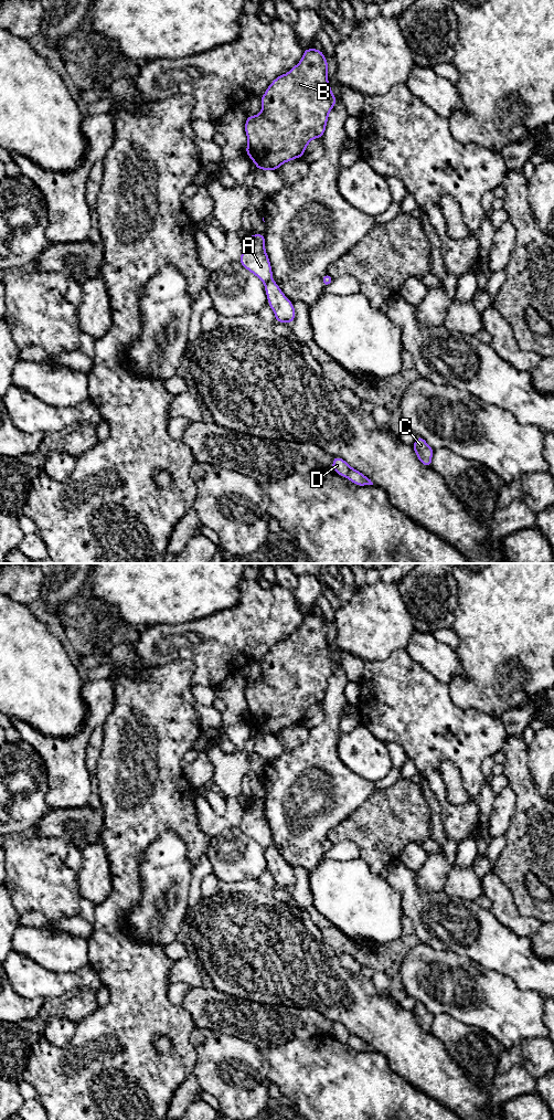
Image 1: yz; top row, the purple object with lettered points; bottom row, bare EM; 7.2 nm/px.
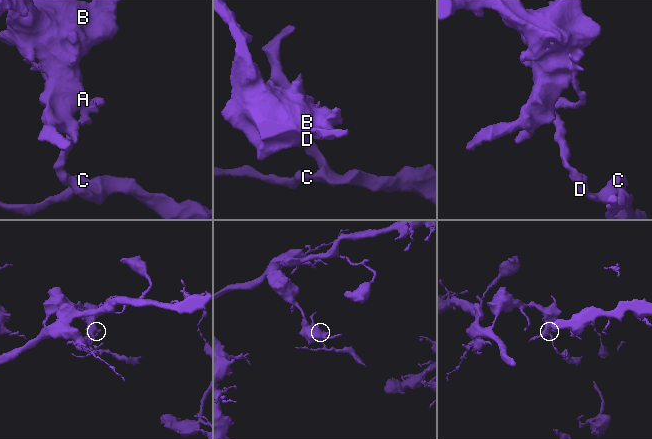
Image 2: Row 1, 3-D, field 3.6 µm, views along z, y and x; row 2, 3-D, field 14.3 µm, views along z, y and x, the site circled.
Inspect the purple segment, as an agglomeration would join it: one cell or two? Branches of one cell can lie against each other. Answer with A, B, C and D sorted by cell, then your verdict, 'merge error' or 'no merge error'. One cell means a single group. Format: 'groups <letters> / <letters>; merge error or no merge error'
groups A B / C D; merge error

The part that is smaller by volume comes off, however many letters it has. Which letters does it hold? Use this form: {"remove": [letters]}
{"remove": ["C", "D"]}

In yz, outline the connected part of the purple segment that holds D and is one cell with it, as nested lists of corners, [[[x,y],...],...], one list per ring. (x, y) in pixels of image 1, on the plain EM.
[[[333,1023],[332,1035],[338,1038],[342,1043],[347,1043],[353,1049],[358,1052],[366,1052],[373,1050],[371,1045],[369,1045],[365,1040],[351,1033],[343,1024]]]

